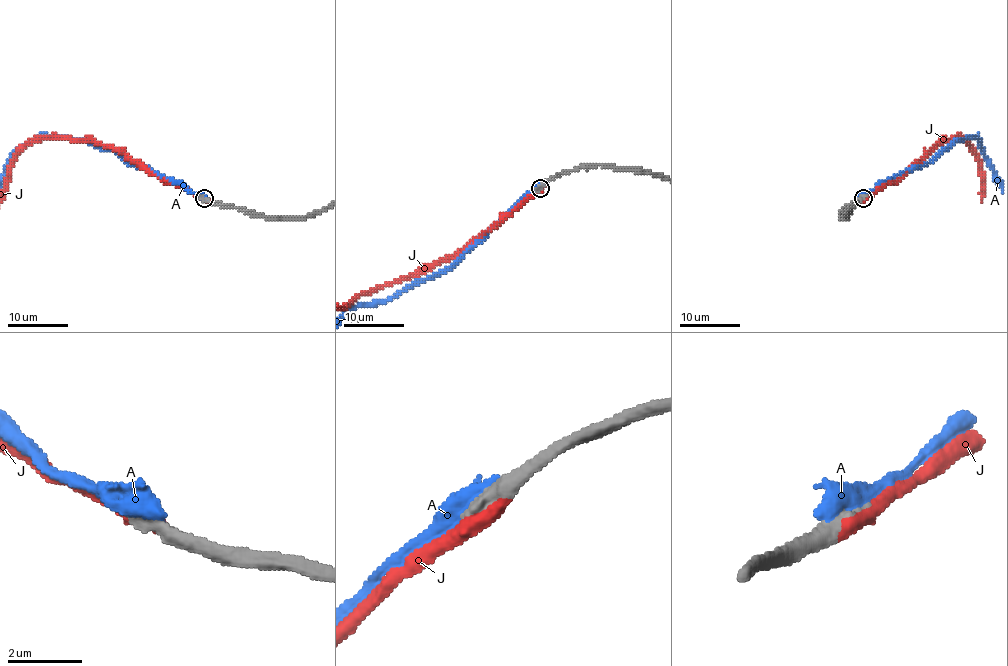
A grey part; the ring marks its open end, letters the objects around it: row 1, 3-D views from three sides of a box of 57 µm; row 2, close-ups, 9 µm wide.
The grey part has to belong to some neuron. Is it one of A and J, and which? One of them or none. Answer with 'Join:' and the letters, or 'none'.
Join: J

